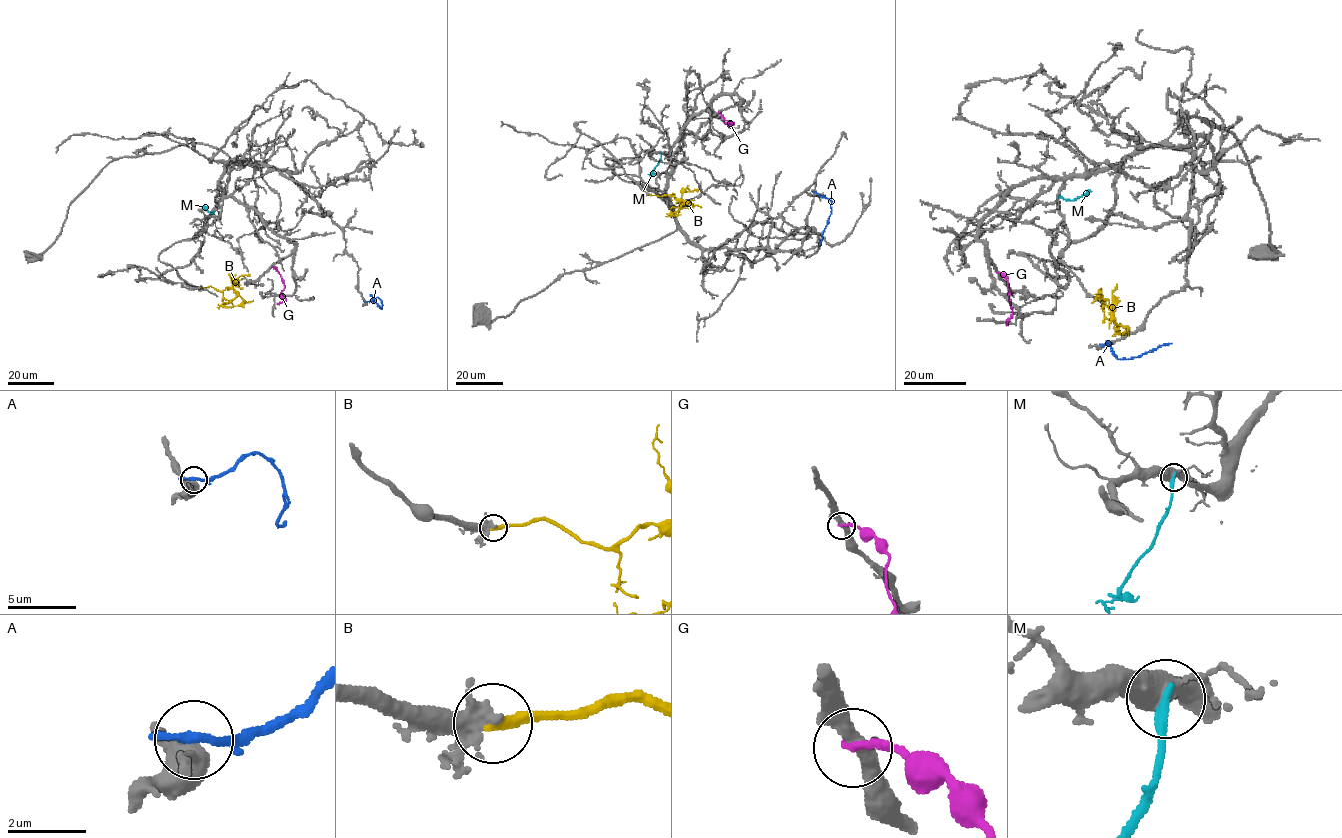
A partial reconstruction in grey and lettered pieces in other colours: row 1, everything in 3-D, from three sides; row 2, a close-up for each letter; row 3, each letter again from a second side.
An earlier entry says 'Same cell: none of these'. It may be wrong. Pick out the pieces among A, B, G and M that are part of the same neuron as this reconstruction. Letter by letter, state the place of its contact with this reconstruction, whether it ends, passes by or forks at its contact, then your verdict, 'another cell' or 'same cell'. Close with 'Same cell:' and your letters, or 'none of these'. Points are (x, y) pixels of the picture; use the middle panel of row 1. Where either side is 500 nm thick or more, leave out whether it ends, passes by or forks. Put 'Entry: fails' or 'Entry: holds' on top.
Entry: holds
A: (815, 192) | it ends | another cell
B: (650, 194) | it ends | another cell
G: (719, 112) | it ends | another cell
M: (661, 153) | it ends | another cell
Same cell: none of these

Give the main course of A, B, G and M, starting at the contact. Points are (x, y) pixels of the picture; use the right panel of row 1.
A: (1100, 345), (1107, 341), (1118, 358), (1124, 359), (1137, 357), (1171, 343)
B: (1102, 302), (1102, 309), (1109, 305), (1115, 323), (1128, 327), (1123, 334), (1118, 333), (1118, 329)
G: (997, 273), (1008, 280), (1013, 314), (1008, 324)
M: (1059, 196), (1075, 200), (1090, 189)

